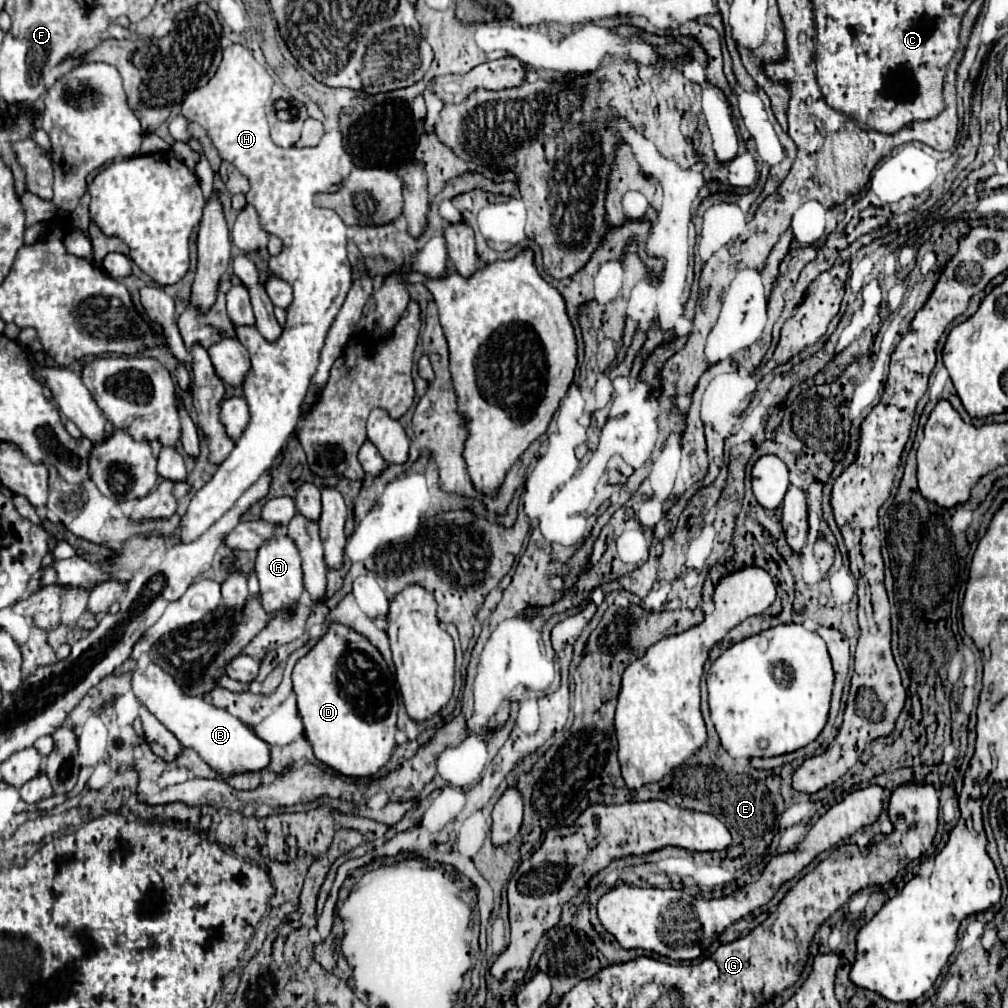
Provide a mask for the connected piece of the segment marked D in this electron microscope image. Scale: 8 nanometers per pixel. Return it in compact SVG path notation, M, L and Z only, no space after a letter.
M330 623L328 631L318 639L318 643L296 661L292 681L298 699L298 713L316 759L348 777L372 777L388 763L392 747L396 745L394 733L398 691L384 657L378 653L378 649L374 649L374 645L370 645L370 641L366 641L366 637L354 633L354 629L348 625Z

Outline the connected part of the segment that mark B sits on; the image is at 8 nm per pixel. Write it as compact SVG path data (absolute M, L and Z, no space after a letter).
M150 663L144 669L136 669L132 675L132 689L136 699L148 707L148 711L170 731L184 747L192 747L200 757L222 775L240 771L258 771L268 765L268 743L254 735L240 719L210 705L204 697L194 697L182 689L160 665Z

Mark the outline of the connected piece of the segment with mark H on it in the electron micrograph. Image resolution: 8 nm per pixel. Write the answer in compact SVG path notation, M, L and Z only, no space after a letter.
M234 43L226 49L222 49L222 61L216 71L216 75L200 89L188 92L182 101L182 115L188 121L196 121L202 125L214 147L218 149L218 155L222 161L230 161L236 165L240 173L244 173L250 179L250 191L246 193L246 201L256 207L262 227L278 235L284 241L282 253L270 259L270 271L272 275L288 281L294 289L294 301L290 309L286 309L286 323L282 329L282 335L276 341L266 341L260 335L258 327L234 325L236 337L247 348L250 354L250 371L244 379L244 397L250 405L250 423L242 437L236 441L234 451L226 457L226 461L218 467L214 477L192 497L192 503L188 507L188 513L182 517L180 523L180 539L182 541L194 541L198 539L210 525L214 525L224 513L228 513L234 507L234 501L250 487L258 477L270 469L276 455L280 453L282 445L292 435L300 413L302 413L302 401L306 399L306 393L310 389L310 381L318 367L318 357L324 345L324 339L328 335L328 329L340 311L344 297L352 285L352 267L346 257L346 225L344 221L332 211L322 209L314 205L314 193L320 191L336 191L338 183L346 179L346 175L352 171L354 163L350 161L350 155L346 153L342 145L342 133L340 129L330 129L320 139L318 147L306 147L306 149L282 149L272 143L268 133L268 121L266 121L266 101L270 97L274 81L268 75L268 71L252 57L248 49Z

